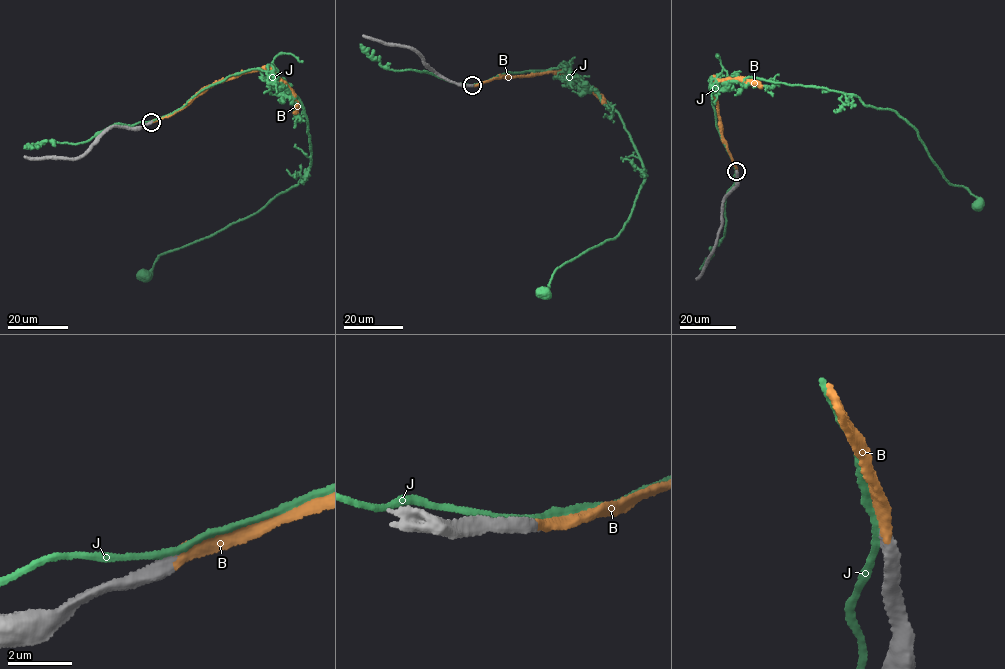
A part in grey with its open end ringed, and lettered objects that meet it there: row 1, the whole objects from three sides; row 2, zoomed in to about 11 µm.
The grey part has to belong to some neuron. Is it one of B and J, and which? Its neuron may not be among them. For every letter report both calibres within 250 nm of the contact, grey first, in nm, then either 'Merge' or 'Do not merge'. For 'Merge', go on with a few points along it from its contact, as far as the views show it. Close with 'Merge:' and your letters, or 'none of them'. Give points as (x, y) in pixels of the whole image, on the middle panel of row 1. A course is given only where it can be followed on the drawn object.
B: Thickness 440 nm (grey) against 360 nm. Merge. Its course: (472, 85), (505, 75), (552, 72), (575, 77), (603, 99), (602, 103)
J: Thickness 460 nm (grey) against 200 nm. Do not merge
Merge: B

